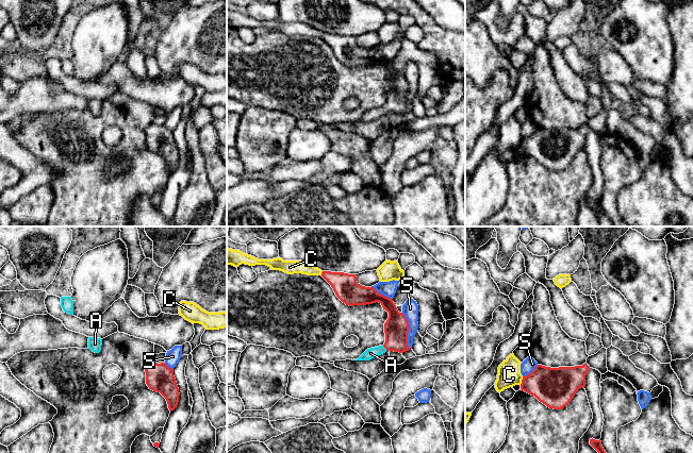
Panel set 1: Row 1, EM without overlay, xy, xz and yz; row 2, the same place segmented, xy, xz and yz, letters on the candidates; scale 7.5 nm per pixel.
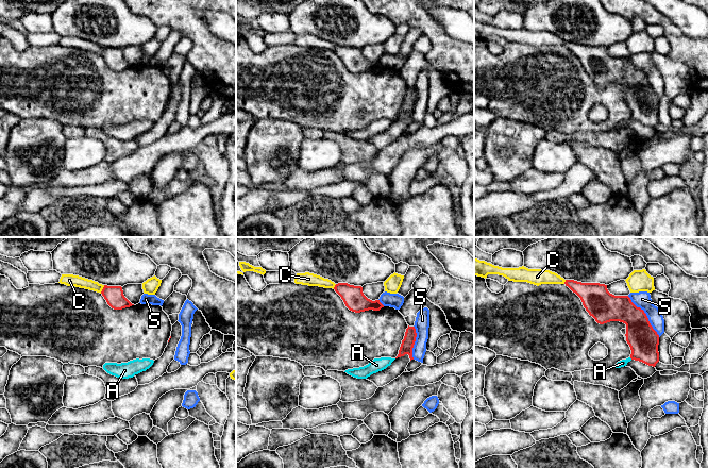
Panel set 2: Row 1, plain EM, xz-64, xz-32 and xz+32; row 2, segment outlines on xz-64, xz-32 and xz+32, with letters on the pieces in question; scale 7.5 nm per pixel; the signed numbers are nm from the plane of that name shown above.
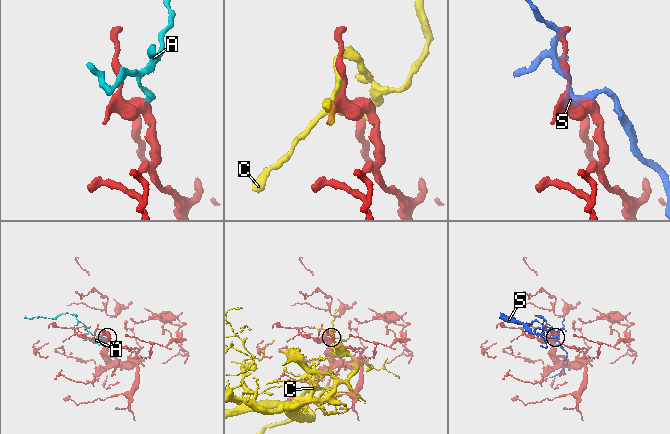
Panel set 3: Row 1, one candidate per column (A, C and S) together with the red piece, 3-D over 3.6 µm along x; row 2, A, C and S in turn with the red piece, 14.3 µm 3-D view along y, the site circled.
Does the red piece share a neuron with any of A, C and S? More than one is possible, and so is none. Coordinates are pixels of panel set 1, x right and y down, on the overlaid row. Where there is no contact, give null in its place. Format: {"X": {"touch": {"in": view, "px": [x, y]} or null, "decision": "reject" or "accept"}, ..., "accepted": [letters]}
{"A": {"touch": {"in": "xz", "px": [384, 347]}, "decision": "accept"}, "C": {"touch": {"in": "yz", "px": [522, 381]}, "decision": "reject"}, "S": {"touch": {"in": "xz", "px": [408, 331]}, "decision": "reject"}, "accepted": ["A"]}

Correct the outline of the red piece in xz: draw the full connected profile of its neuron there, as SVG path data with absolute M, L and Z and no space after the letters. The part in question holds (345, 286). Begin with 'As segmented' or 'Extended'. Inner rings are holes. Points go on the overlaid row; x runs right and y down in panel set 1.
Extended. M323 271L321 276L331 285L336 297L346 305L366 305L379 302L383 309L389 313L389 318L384 323L384 345L367 349L354 360L369 360L386 351L403 353L411 349L408 346L409 322L406 316L398 312L393 299L380 295L373 286L360 285L357 282L356 274Z

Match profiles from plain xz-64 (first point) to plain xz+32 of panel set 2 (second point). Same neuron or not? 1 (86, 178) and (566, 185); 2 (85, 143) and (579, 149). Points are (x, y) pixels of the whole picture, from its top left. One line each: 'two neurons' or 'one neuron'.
1: two neurons
2: two neurons

